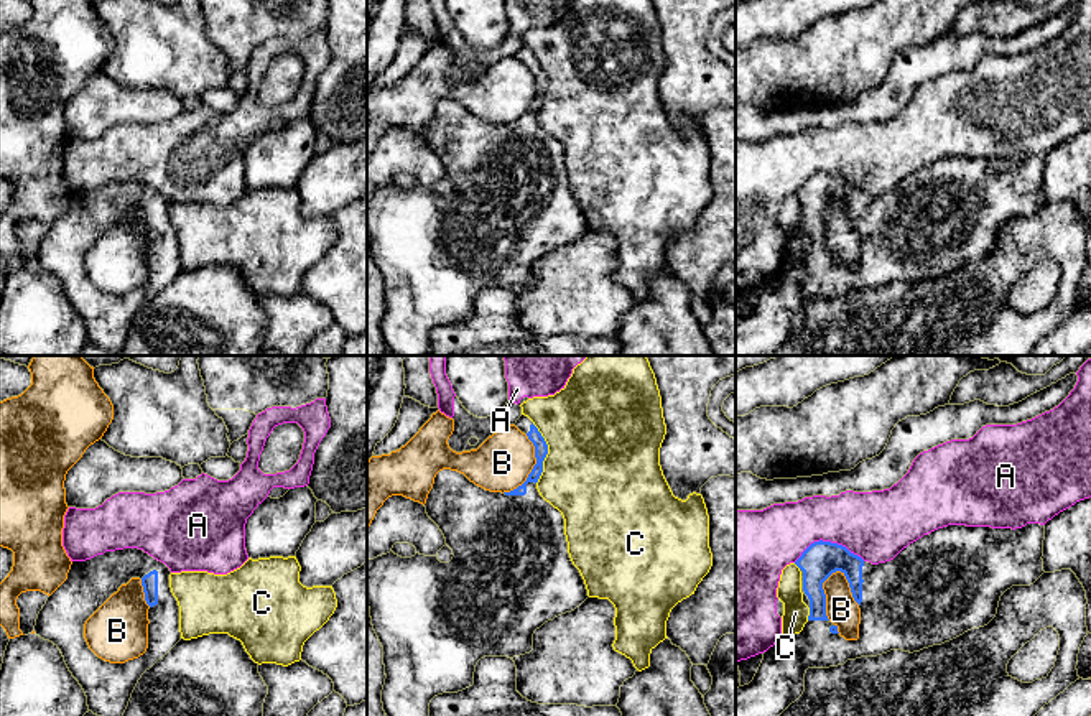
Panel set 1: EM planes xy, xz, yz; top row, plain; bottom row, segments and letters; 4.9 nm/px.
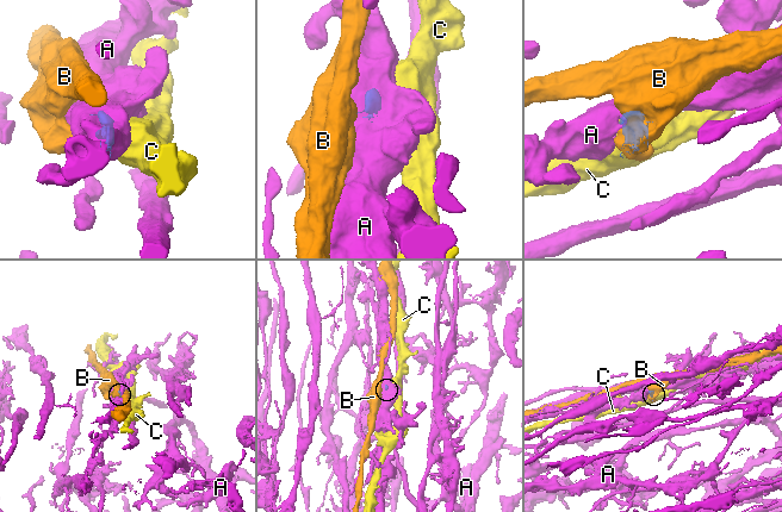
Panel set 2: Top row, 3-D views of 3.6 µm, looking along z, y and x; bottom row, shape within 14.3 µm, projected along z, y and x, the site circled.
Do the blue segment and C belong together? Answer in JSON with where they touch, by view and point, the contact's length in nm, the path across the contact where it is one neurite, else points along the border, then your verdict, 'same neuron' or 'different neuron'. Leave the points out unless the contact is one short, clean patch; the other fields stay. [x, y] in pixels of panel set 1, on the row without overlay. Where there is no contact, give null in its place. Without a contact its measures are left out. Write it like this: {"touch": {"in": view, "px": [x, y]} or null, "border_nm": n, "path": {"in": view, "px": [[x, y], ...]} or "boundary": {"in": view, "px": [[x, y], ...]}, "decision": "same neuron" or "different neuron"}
{"touch": {"in": "xz", "px": [547, 84]}, "border_nm": 300, "decision": "different neuron"}

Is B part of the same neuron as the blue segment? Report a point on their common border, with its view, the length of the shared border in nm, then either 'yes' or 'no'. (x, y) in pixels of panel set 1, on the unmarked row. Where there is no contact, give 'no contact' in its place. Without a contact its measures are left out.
contact yz (823, 224); length 260 nm; no

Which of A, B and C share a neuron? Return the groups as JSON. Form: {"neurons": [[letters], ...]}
{"neurons": [["A"], ["B"], ["C"]]}

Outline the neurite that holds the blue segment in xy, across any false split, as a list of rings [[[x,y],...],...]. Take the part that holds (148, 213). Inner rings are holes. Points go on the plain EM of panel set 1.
[[[138,179],[105,183],[86,193],[72,193],[67,211],[48,229],[38,245],[35,265],[53,273],[63,285],[72,308],[87,328],[89,342],[105,351],[123,347],[132,324],[142,309],[179,272],[179,237],[169,219],[169,199]],[[132,209],[140,209],[148,240],[148,280],[138,290],[110,295],[99,290],[84,270],[86,252]]]

